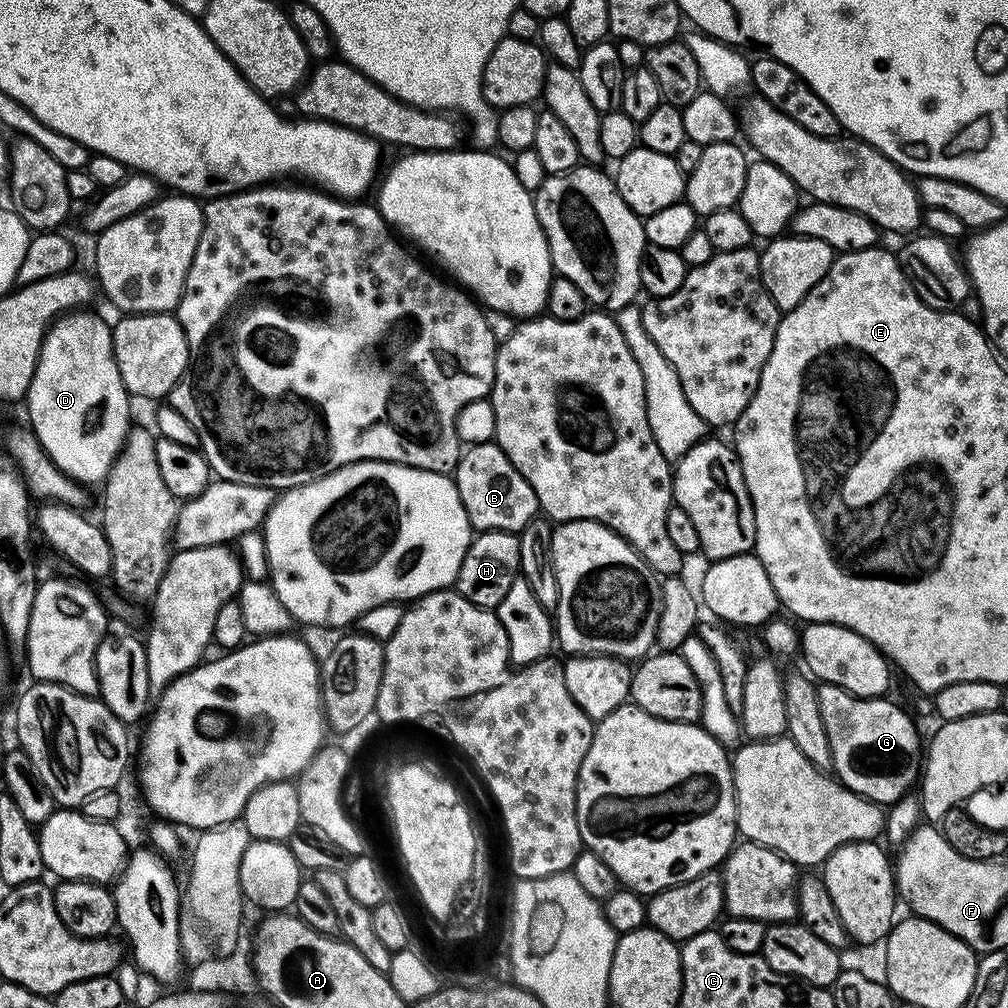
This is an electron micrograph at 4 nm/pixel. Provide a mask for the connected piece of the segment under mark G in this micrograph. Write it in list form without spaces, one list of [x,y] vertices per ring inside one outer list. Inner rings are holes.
[[[820,684],[818,691],[822,722],[830,738],[832,767],[840,783],[881,806],[891,806],[897,800],[905,799],[909,795],[908,787],[917,783],[922,772],[922,740],[920,744],[920,736],[916,733],[911,718],[898,705],[891,704],[888,698],[864,700],[833,684]]]

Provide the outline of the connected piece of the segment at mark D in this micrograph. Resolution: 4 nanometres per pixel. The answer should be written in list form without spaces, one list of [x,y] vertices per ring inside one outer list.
[[[73,310],[56,317],[52,327],[44,334],[40,347],[38,366],[34,370],[34,378],[28,387],[26,405],[28,404],[28,420],[38,442],[46,450],[46,454],[56,463],[56,469],[65,472],[70,479],[81,486],[88,484],[103,485],[108,478],[108,471],[116,456],[122,450],[132,412],[128,409],[130,394],[122,382],[122,374],[118,374],[118,366],[112,349],[112,330],[109,321],[95,316],[92,310]]]

